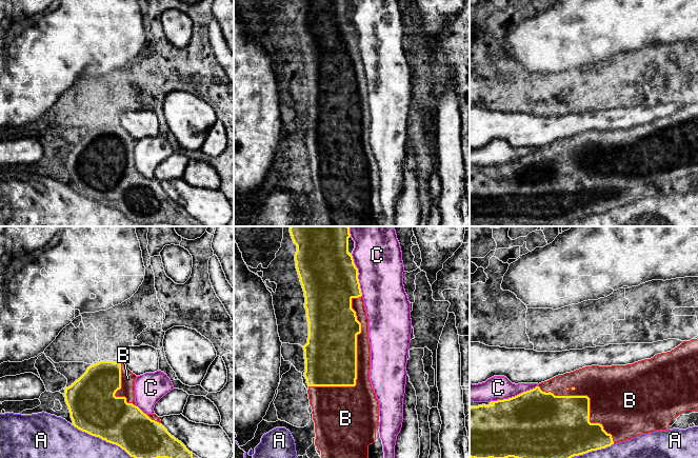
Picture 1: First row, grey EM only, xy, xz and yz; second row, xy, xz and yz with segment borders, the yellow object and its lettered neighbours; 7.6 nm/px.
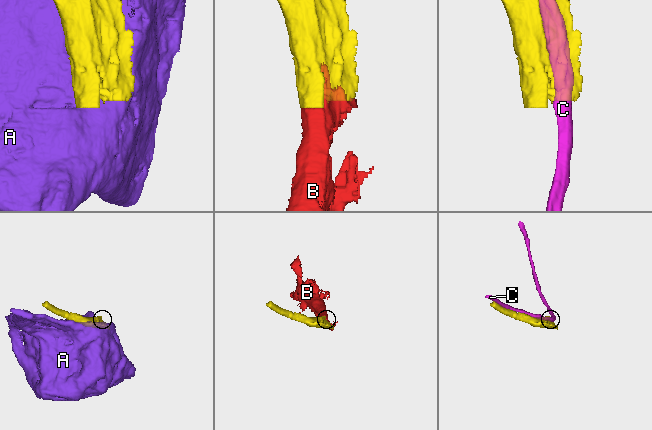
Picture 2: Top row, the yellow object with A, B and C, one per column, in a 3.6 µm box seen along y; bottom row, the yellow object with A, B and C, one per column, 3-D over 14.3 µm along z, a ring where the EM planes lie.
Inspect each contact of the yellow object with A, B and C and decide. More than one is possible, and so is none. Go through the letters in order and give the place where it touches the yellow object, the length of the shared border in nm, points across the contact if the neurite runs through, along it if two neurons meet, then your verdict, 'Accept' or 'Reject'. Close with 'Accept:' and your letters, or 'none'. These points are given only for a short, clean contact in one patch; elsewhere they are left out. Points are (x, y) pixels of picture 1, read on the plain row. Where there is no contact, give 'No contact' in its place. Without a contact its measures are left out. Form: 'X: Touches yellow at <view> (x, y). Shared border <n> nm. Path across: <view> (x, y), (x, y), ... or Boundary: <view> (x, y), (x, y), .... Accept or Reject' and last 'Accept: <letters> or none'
A: Touches yellow at xy (124, 214). Shared border 850 nm. Reject
B: Touches yellow at xz (356, 124). Shared border 800 nm. Reject
C: Touches yellow at yz (513, 161). Shared border 400 nm. Reject
Accept: none

